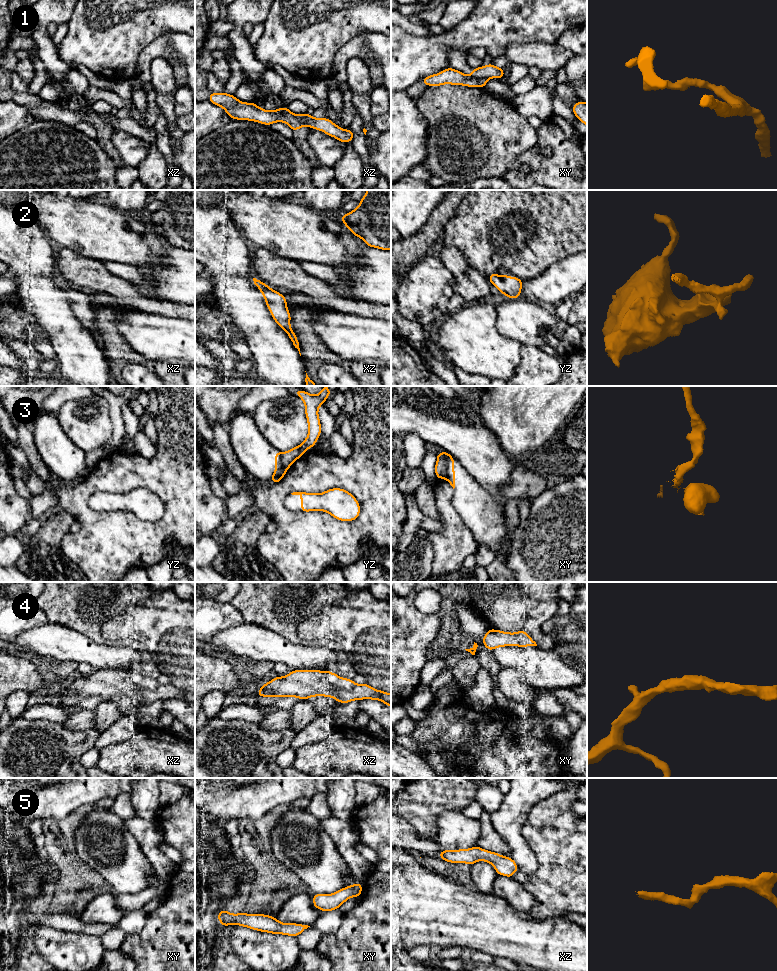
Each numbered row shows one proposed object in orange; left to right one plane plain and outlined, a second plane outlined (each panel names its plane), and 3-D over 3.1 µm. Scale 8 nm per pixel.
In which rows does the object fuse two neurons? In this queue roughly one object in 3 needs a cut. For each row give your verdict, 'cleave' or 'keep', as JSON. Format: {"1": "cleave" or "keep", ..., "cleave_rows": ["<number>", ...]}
{"1": "cleave", "2": "keep", "3": "cleave", "4": "keep", "5": "keep", "cleave_rows": ["1", "3"]}

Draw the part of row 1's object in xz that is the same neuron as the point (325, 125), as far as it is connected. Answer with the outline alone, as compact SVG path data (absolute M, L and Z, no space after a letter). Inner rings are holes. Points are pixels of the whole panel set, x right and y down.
M285 106L281 108L281 112L283 114L285 113L290 113L292 115L294 115L295 117L297 117L300 121L302 121L305 125L307 125L309 128L312 128L312 129L317 129L317 130L320 130L324 133L326 133L327 135L329 136L332 136L334 138L336 138L337 140L343 142L343 143L348 143L348 142L351 142L353 137L354 137L354 132L352 130L346 130L346 129L342 129L340 128L338 125L334 124L331 120L329 120L328 118L314 118L312 115L309 115L307 113L303 113L303 114L293 114L289 109L287 109Z

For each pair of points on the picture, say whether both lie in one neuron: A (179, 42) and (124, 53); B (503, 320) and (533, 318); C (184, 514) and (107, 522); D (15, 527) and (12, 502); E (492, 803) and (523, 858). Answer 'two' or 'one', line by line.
A: two
B: one
C: one
D: one
E: two

